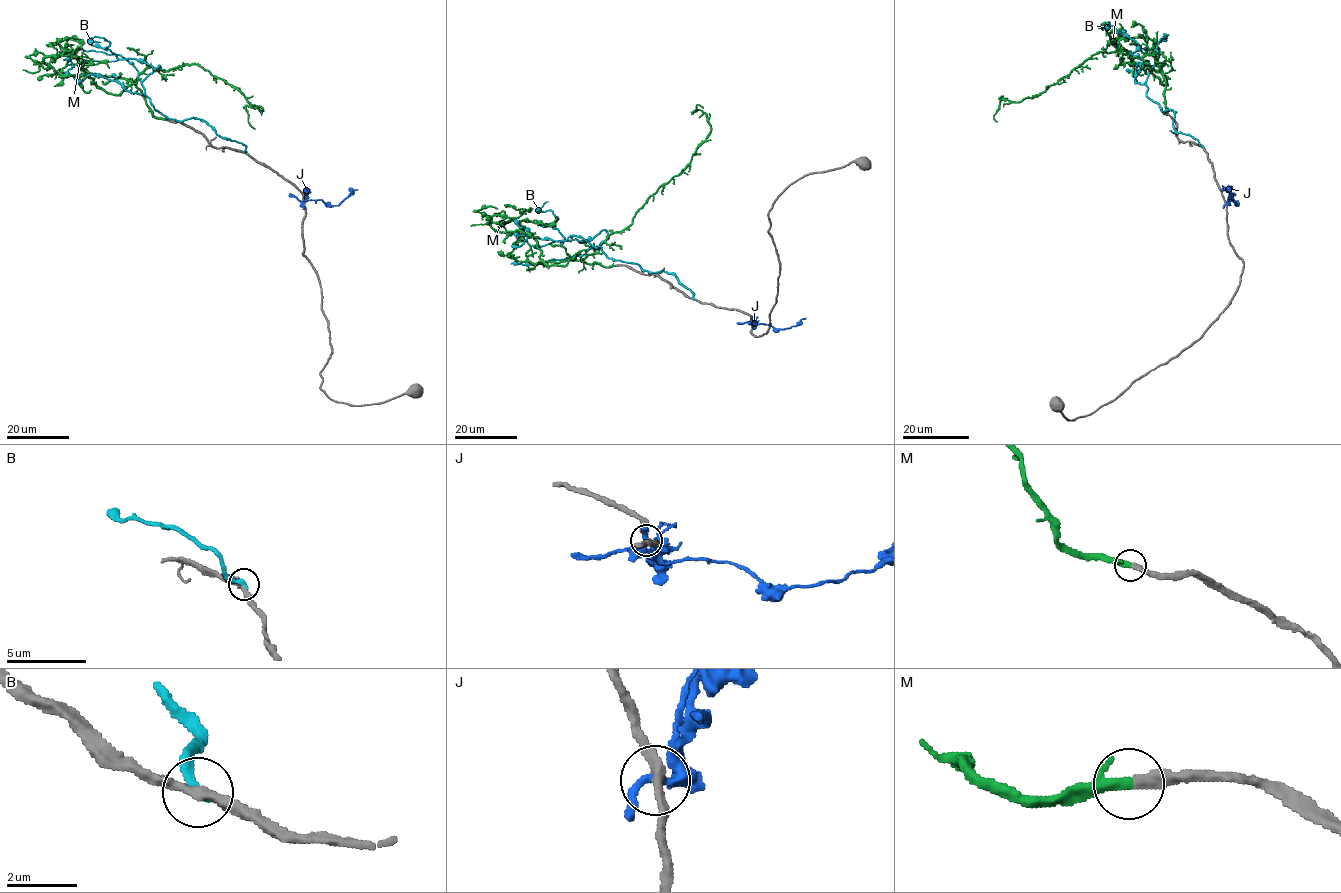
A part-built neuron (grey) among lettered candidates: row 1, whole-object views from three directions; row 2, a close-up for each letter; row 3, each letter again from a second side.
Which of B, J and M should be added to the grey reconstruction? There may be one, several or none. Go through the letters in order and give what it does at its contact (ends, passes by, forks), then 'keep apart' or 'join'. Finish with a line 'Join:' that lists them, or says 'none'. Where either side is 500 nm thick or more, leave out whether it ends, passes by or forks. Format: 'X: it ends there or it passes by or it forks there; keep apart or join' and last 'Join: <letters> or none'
B: it ends there; keep apart
J: it passes by; keep apart
M: it passes by; join
Join: M

